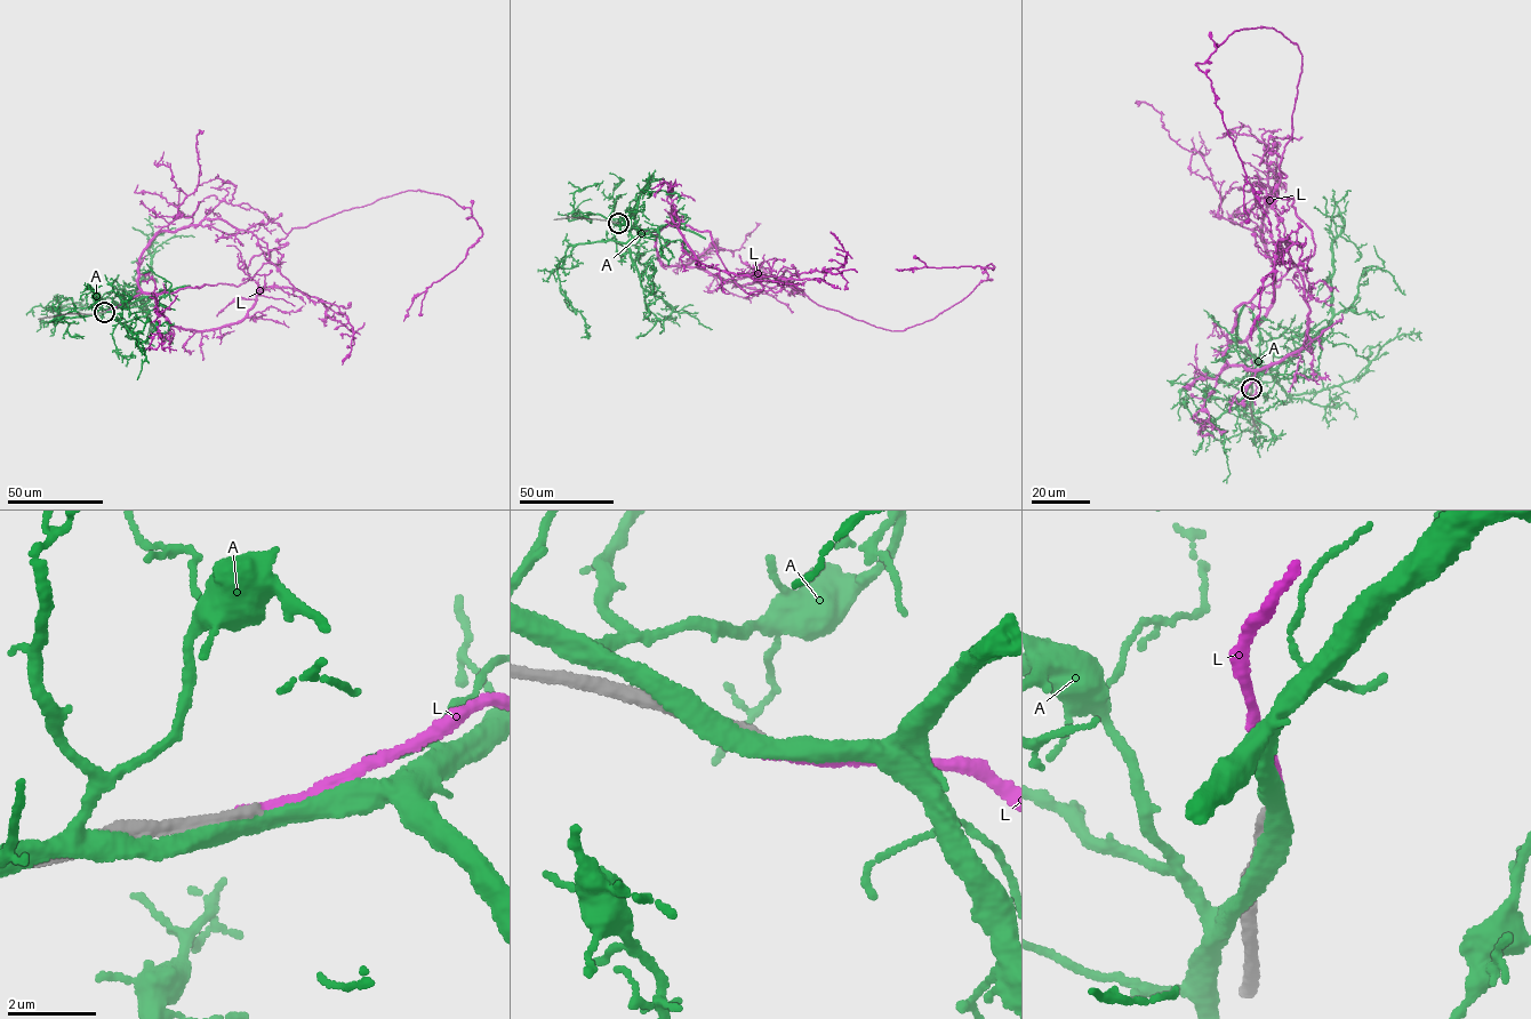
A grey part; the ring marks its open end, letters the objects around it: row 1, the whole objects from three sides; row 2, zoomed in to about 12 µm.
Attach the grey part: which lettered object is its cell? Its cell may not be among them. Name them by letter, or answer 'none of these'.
none of these

